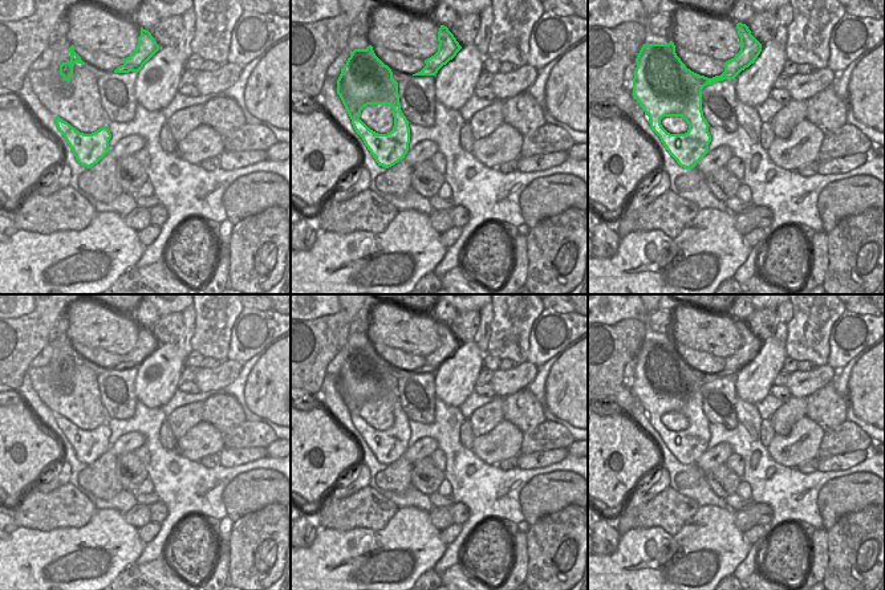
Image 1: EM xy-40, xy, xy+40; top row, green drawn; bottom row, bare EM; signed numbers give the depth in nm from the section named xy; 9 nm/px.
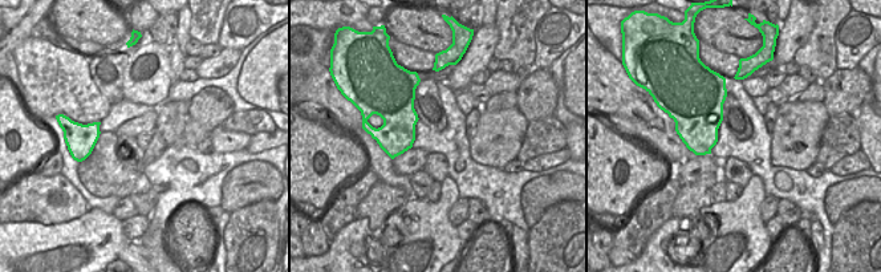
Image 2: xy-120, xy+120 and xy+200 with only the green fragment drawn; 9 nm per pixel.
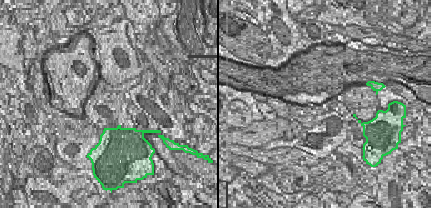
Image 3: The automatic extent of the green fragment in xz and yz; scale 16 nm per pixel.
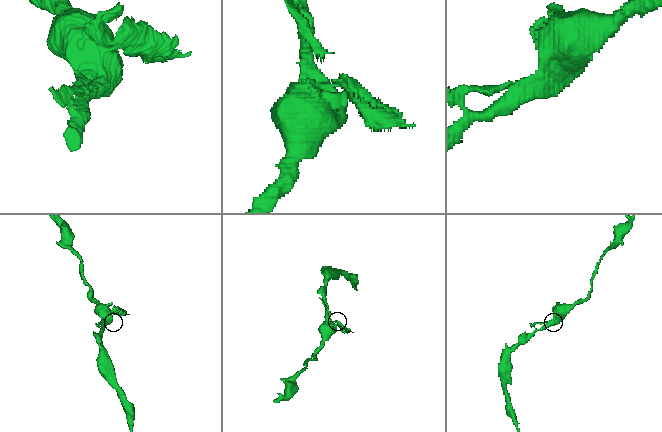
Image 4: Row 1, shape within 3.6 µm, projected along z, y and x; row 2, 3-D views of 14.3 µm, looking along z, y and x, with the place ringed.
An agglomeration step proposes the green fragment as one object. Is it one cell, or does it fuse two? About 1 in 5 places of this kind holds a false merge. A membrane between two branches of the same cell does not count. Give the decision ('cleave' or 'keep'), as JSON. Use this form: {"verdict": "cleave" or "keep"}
{"verdict": "keep"}

